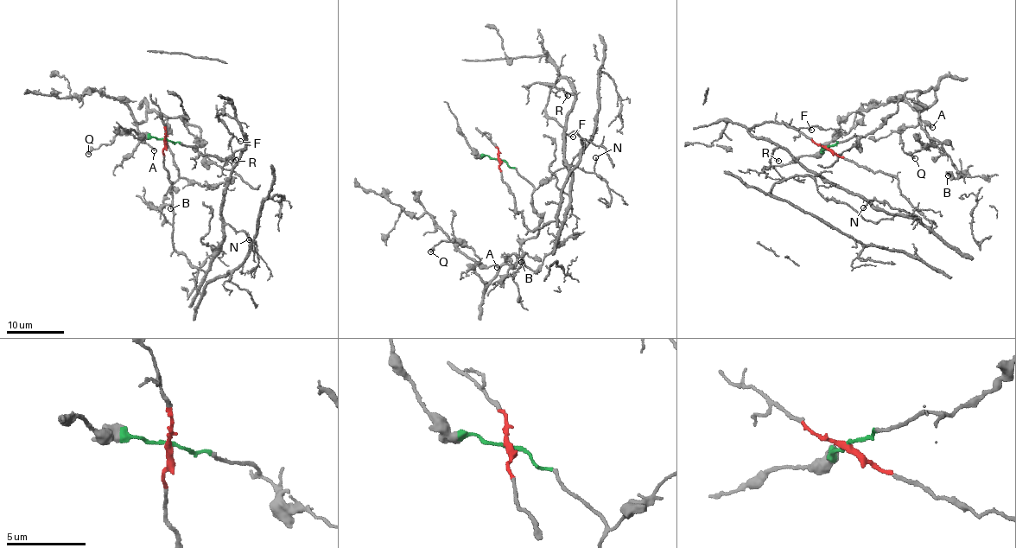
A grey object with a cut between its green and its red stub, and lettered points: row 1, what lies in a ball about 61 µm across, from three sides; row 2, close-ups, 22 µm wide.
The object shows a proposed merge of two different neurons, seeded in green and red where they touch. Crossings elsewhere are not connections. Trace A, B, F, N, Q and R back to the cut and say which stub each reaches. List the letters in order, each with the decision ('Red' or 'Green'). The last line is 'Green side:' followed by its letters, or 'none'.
A: Green
B: Green
F: Red
N: Red
Q: Green
R: Red
Green side: A, B, Q

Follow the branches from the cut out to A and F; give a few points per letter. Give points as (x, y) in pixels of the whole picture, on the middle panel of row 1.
A: (498, 159), (534, 187), (531, 205), (541, 220), (517, 260), (488, 282), (474, 269), (479, 262), (497, 267)
F: (498, 159), (531, 231), (569, 208), (562, 131), (575, 98), (563, 77), (546, 115), (573, 136)

